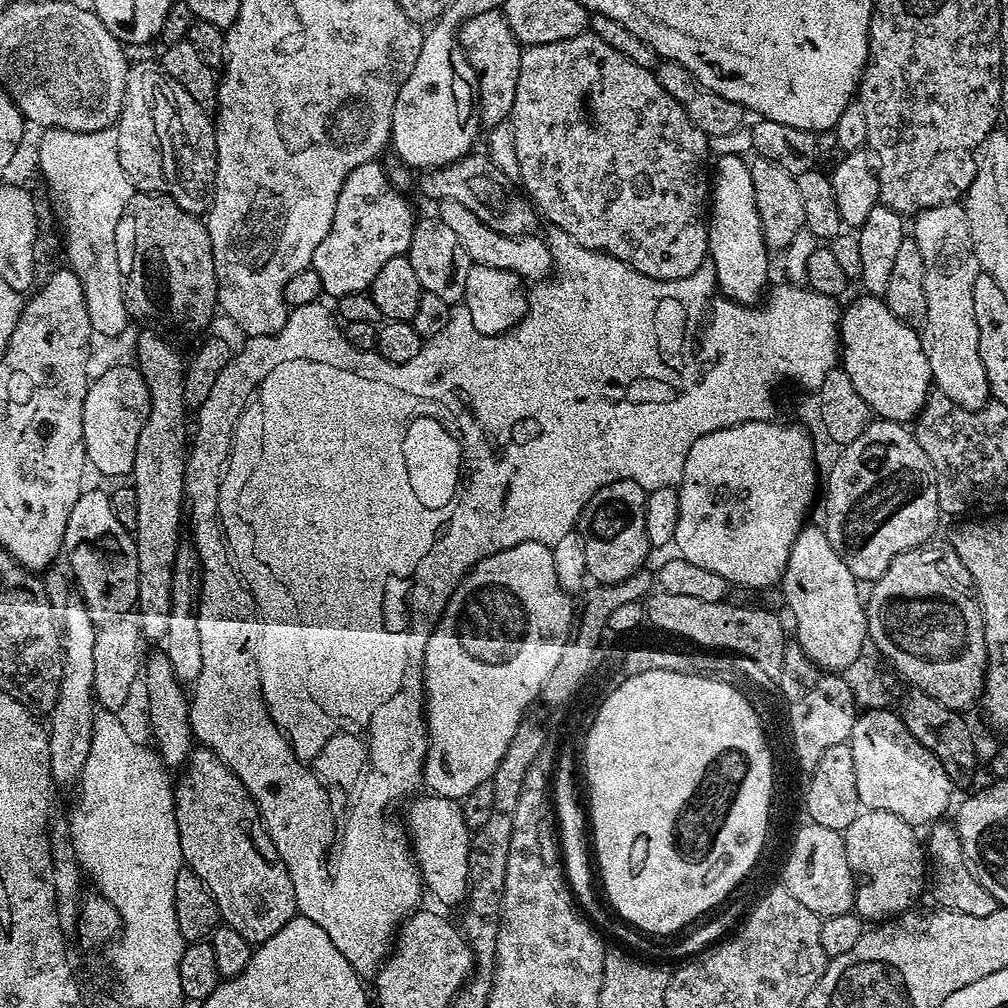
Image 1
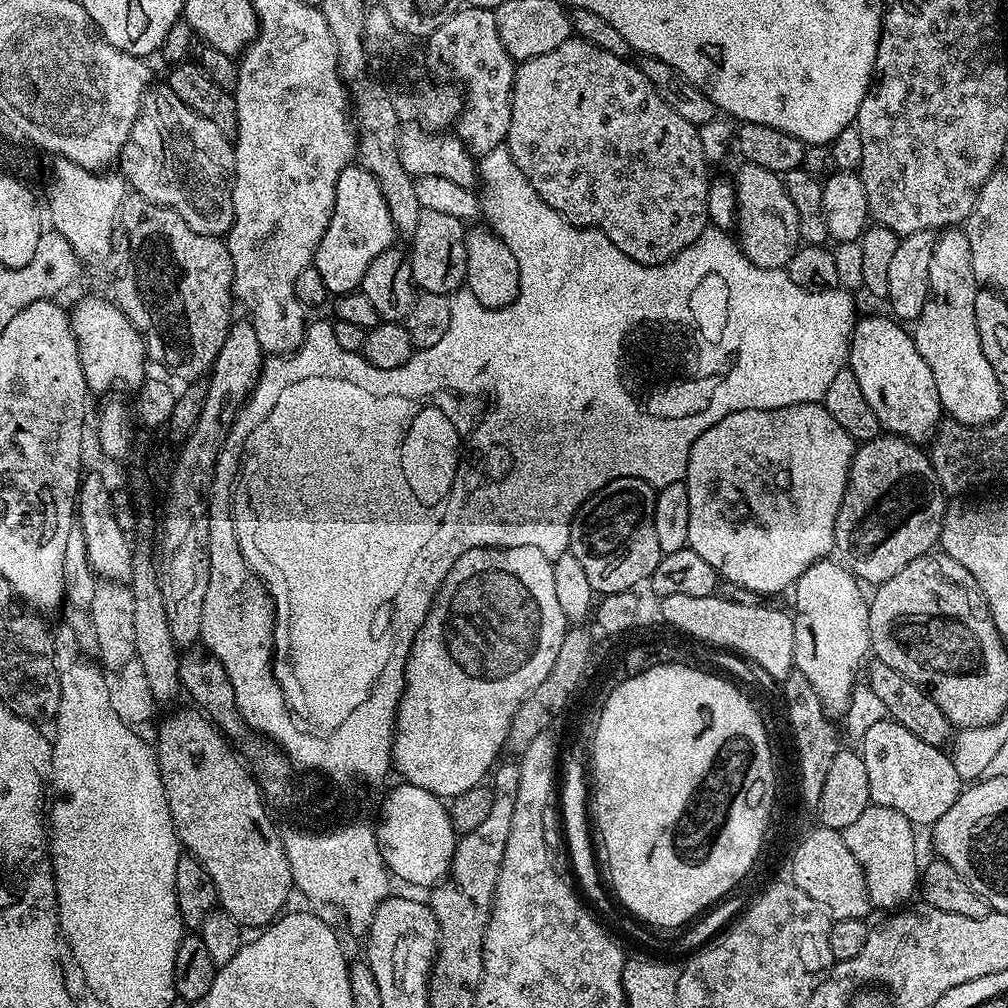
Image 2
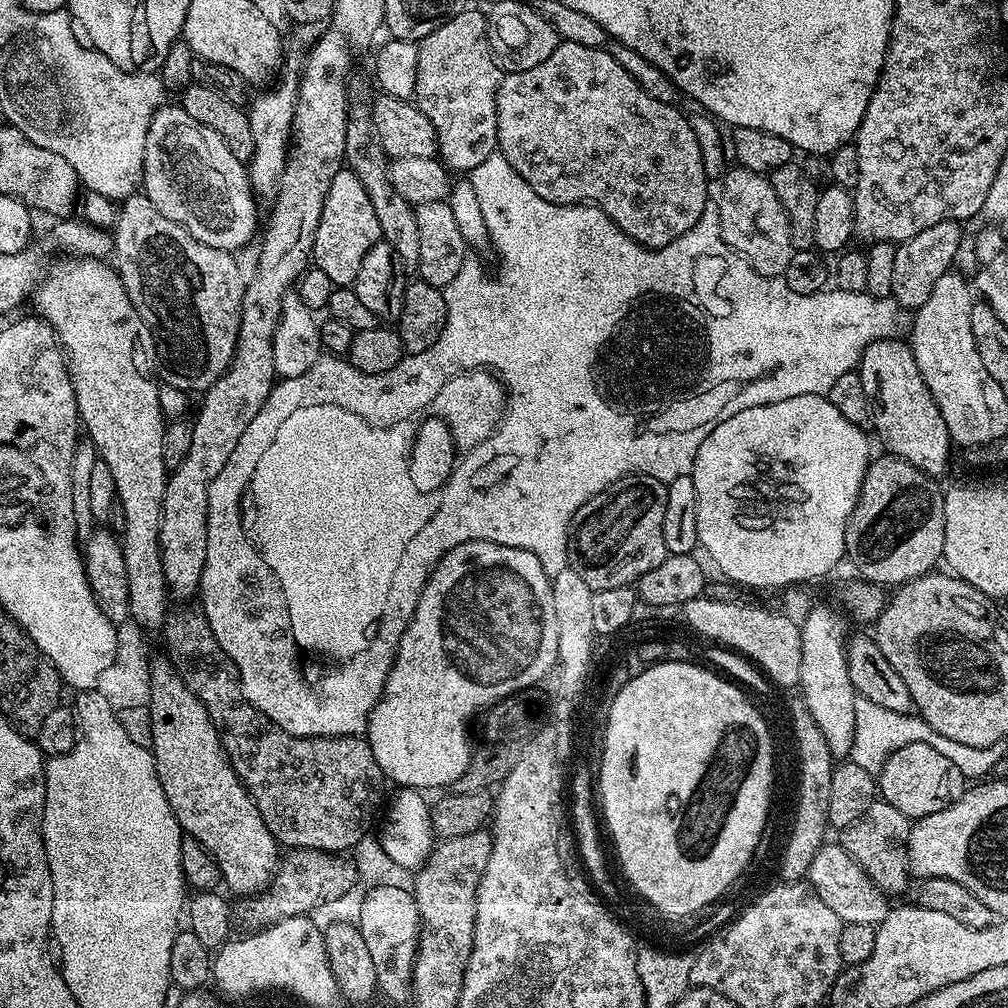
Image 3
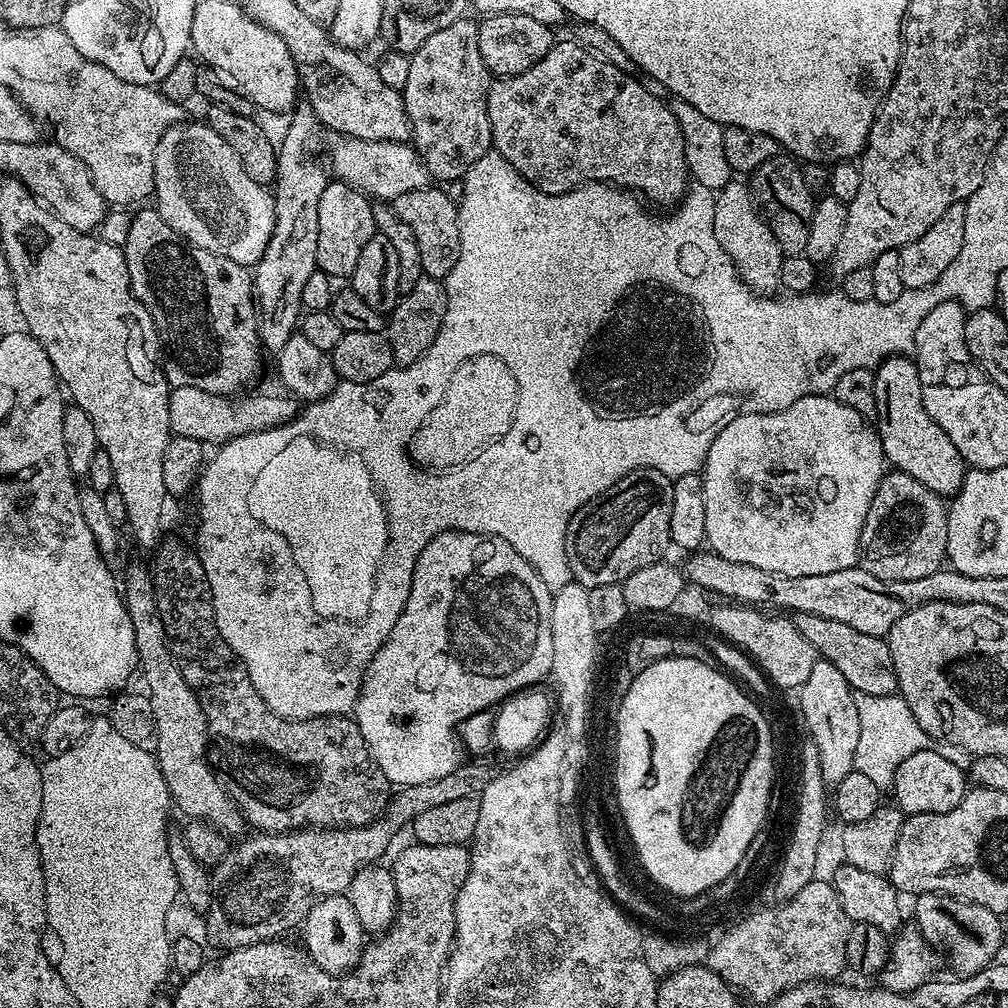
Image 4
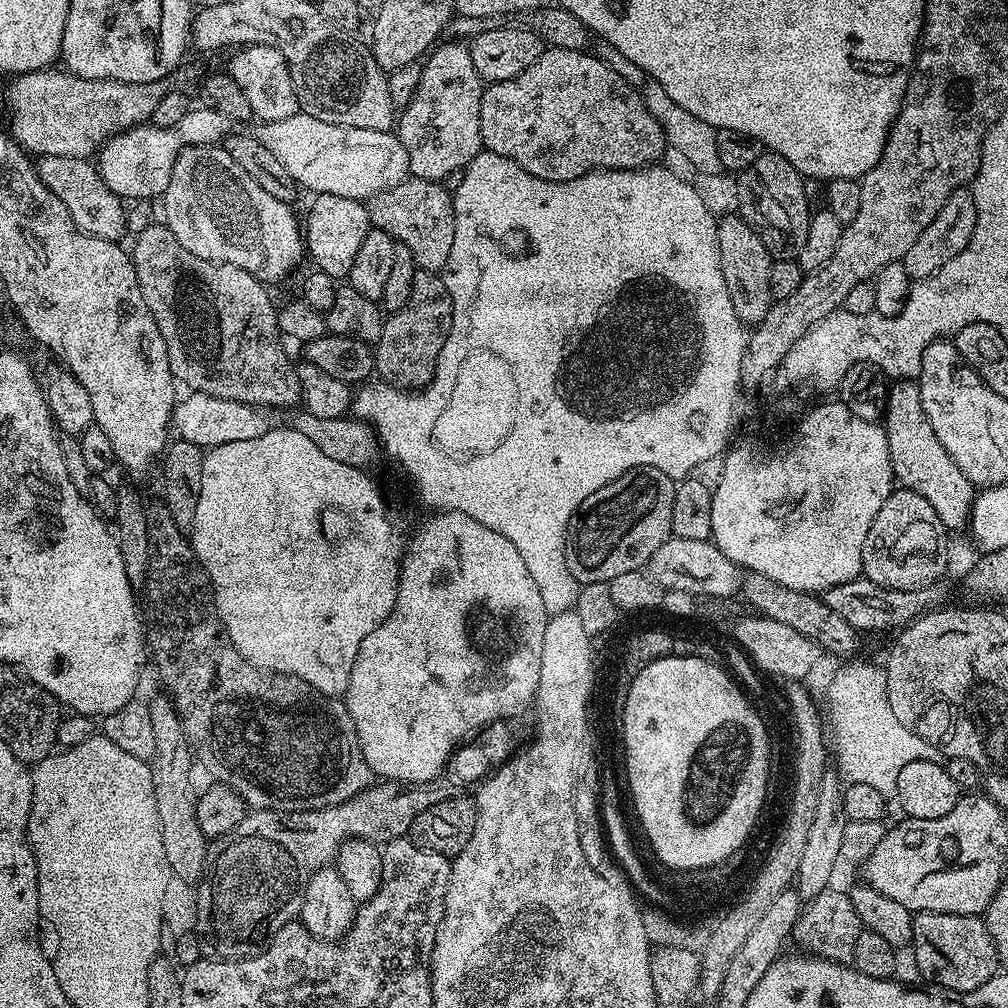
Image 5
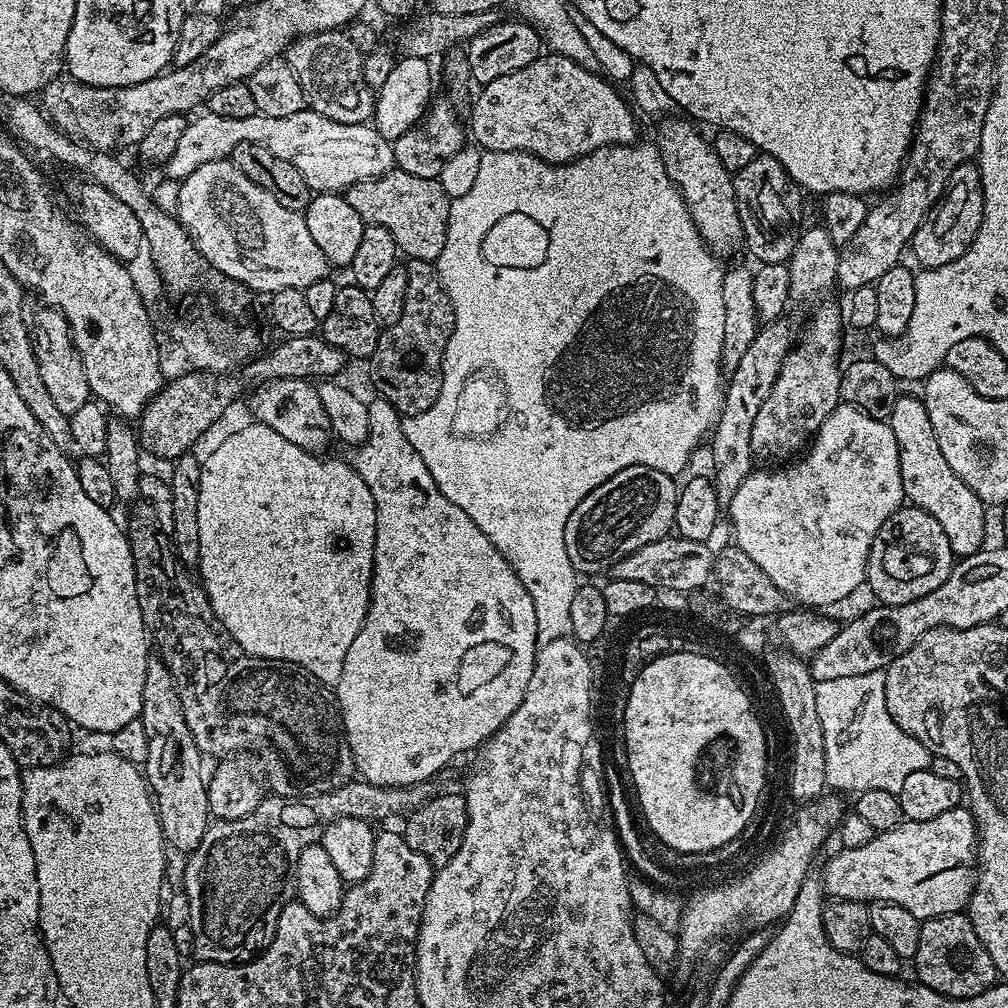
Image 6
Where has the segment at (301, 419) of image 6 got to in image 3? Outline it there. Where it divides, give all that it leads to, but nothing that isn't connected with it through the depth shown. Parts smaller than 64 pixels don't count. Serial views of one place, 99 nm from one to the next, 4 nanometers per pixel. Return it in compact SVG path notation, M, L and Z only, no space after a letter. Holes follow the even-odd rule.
M143 194L127 196L119 205L114 235L114 267L120 274L120 281L126 286L126 294L134 310L138 310L142 322L146 322L156 341L159 379L187 393L203 393L222 373L228 371L232 356L236 353L246 272L240 269L233 253L206 246L206 242L198 242L198 238L191 236L185 228L158 214L158 210Z

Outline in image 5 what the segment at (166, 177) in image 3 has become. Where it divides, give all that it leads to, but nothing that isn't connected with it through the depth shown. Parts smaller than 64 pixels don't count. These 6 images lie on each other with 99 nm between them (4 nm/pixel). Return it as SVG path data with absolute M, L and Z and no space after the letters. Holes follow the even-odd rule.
M203 144L197 148L184 148L176 156L170 174L170 186L166 186L162 197L164 203L163 223L174 234L176 241L190 254L198 258L213 260L219 264L233 264L246 274L272 286L275 280L283 278L287 272L296 268L300 259L305 259L306 245L302 235L301 223L292 214L285 201L266 194L234 158L222 146Z

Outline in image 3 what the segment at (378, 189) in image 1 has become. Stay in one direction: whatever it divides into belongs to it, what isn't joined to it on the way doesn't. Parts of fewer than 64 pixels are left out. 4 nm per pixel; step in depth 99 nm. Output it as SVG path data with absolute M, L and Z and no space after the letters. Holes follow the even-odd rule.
M341 168L338 174L334 174L334 182L330 182L330 190L322 206L322 218L318 218L311 263L328 275L333 286L352 286L356 282L358 266L362 266L362 258L366 258L366 250L381 240L378 217L374 214L370 194L366 194L366 186L358 182L351 168Z

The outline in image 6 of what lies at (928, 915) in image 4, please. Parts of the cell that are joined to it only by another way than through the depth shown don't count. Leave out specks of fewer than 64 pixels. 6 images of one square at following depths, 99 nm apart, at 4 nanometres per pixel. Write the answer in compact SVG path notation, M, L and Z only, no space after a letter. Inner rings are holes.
M958 912L921 923L915 964L915 979L923 987L955 1000L974 998L991 988L998 980L994 962L990 954L986 954L986 946L982 946L978 934L974 934L974 926L967 915Z

